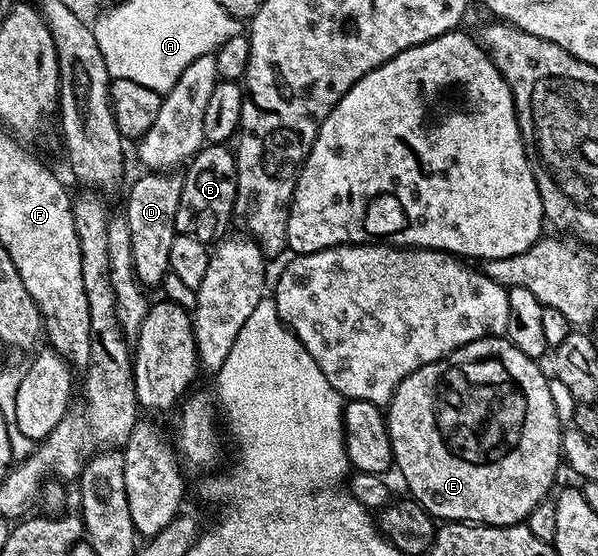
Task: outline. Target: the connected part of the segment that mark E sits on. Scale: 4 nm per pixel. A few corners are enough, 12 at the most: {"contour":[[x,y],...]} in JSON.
{"contour":[[481,337],[404,378],[409,496],[520,525],[553,490],[548,378]]}

